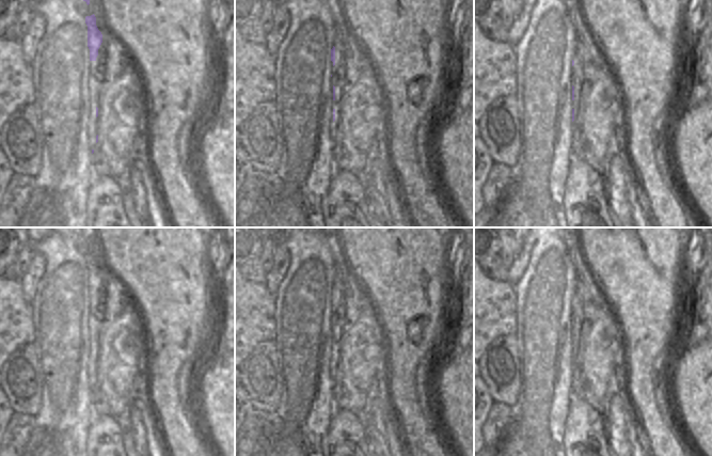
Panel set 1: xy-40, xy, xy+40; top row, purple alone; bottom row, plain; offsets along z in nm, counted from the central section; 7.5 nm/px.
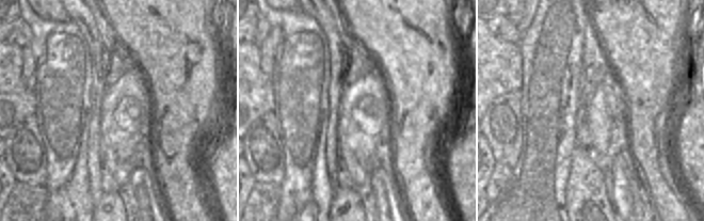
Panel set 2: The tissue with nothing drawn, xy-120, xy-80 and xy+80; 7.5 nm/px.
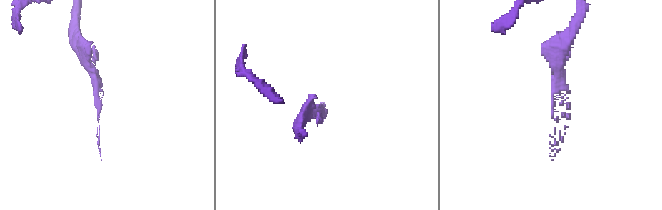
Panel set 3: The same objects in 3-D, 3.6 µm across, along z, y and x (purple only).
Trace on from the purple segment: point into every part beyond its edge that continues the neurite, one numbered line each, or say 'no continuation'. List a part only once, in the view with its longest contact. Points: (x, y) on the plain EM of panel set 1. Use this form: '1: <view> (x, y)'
1: xy (333, 367).

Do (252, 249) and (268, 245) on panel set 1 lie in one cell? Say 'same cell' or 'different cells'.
different cells

